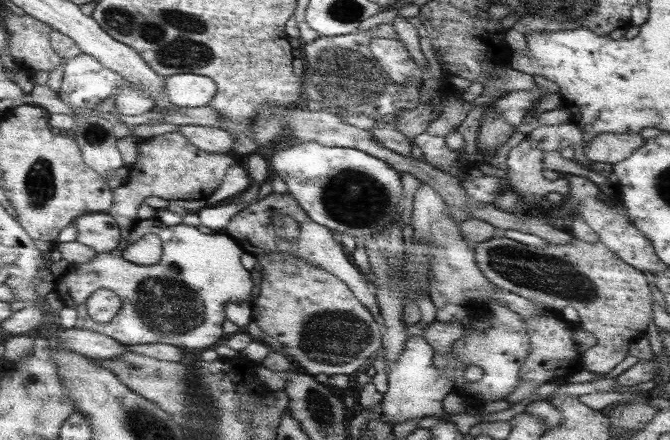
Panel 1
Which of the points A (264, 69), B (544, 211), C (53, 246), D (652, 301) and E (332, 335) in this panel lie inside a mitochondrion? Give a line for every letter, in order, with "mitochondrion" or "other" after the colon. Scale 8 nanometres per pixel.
A: other
B: other
C: other
D: other
E: mitochondrion

